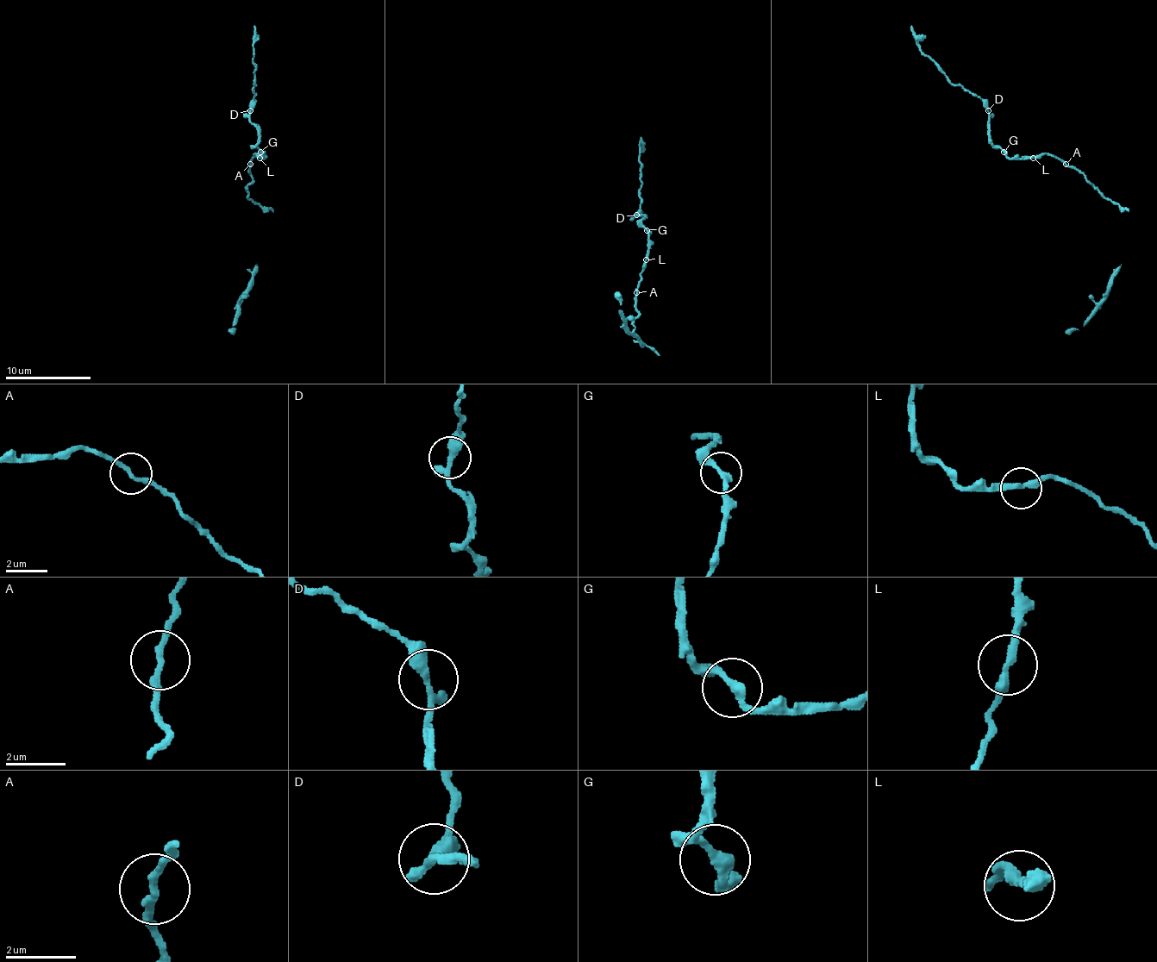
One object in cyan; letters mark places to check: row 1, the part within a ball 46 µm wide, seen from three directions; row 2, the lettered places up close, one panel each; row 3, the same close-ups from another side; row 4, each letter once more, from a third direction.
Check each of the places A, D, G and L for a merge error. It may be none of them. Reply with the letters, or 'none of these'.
none of these

